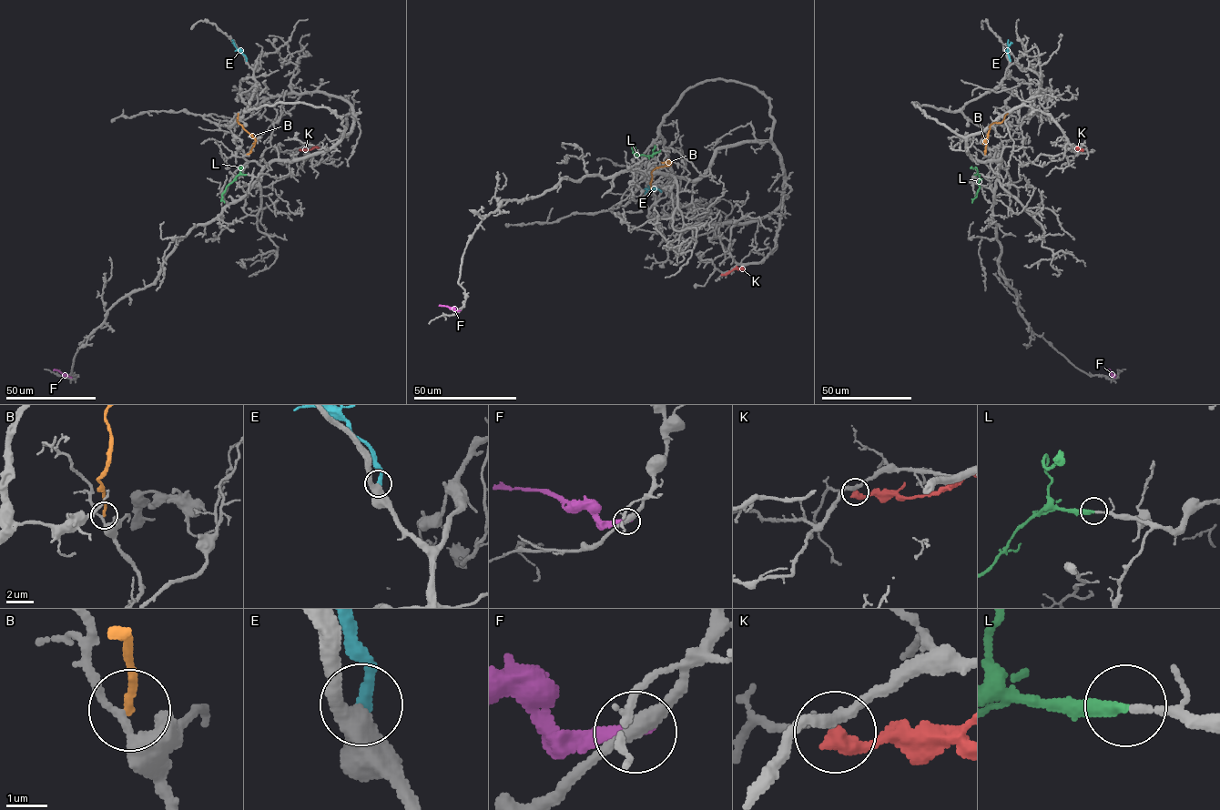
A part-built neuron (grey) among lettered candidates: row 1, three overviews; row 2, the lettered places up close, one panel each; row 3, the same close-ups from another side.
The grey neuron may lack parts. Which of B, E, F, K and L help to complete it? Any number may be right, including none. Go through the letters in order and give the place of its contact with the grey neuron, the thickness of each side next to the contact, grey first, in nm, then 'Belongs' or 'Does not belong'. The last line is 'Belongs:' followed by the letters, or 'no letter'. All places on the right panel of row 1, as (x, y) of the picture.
B: Touches grey at (1007, 113). Thickness 240 nm (grey) against 170 nm. Does not belong
E: Touches grey at (1010, 60). Thickness 400 nm (grey) against 280 nm. Does not belong
F: Touches grey at (1114, 378). Thickness 380 nm (grey) against 280 nm. Does not belong
K: Touches grey at (1082, 149). Thickness 200 nm (grey) against 440 nm. Does not belong
L: Touches grey at (974, 175). Thickness 180 nm (grey) against 320 nm. Belongs
Belongs: L

